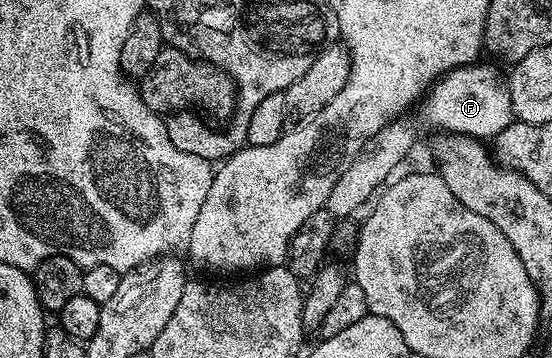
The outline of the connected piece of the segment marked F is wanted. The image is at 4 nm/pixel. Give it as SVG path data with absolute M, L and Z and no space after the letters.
M474 63L452 69L435 81L423 106L428 119L444 132L467 134L478 139L495 139L514 121L514 107L506 74L491 65Z

